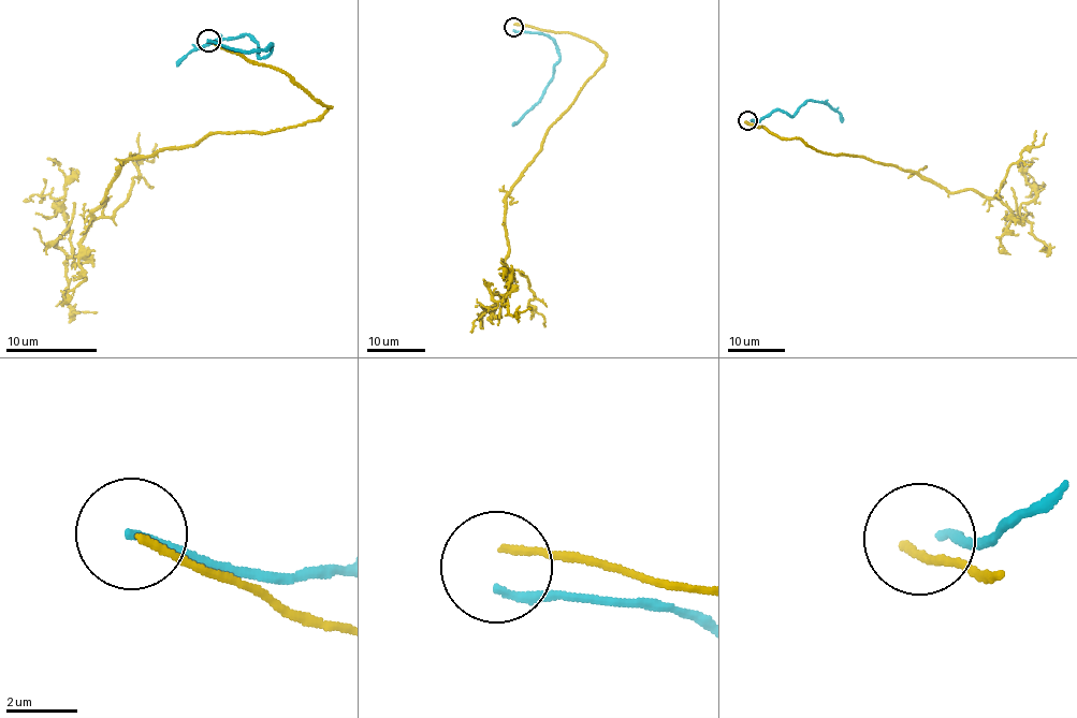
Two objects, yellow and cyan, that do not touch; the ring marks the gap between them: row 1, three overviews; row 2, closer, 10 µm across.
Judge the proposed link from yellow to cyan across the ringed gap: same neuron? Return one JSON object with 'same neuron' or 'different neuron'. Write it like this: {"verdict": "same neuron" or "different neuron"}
{"verdict": "different neuron"}

